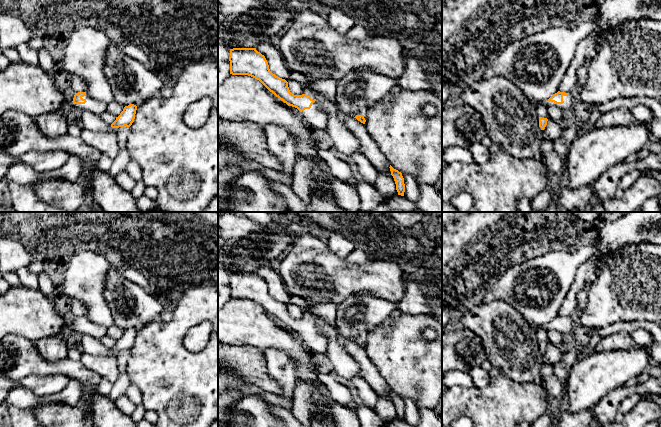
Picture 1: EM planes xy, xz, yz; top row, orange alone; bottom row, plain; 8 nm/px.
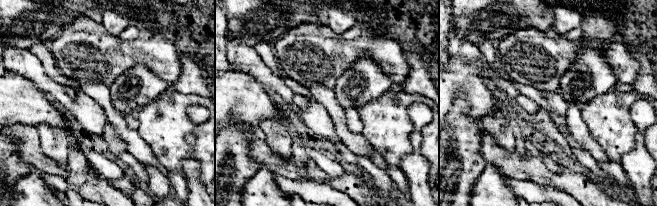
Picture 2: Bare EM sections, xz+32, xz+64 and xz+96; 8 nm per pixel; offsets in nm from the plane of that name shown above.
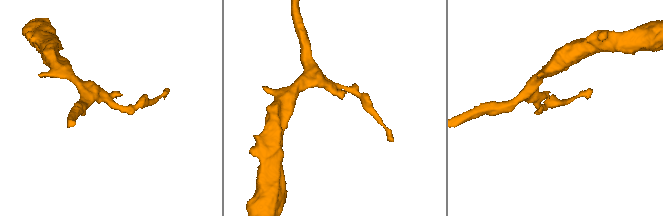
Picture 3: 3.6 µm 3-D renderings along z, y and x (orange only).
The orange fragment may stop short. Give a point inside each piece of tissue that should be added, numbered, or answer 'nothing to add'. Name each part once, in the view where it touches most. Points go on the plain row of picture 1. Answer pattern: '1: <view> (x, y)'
1: xz (316, 340)

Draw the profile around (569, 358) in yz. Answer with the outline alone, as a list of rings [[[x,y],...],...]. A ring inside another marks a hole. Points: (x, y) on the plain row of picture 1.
[[[599,334],[592,335],[592,338],[589,344],[586,347],[579,347],[578,349],[574,349],[568,352],[565,352],[561,358],[562,363],[566,365],[566,367],[570,370],[573,365],[584,355],[592,353],[595,345],[602,339]]]

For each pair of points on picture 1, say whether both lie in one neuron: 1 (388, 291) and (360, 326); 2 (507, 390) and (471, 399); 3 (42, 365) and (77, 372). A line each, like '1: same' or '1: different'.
1: different
2: same
3: same

